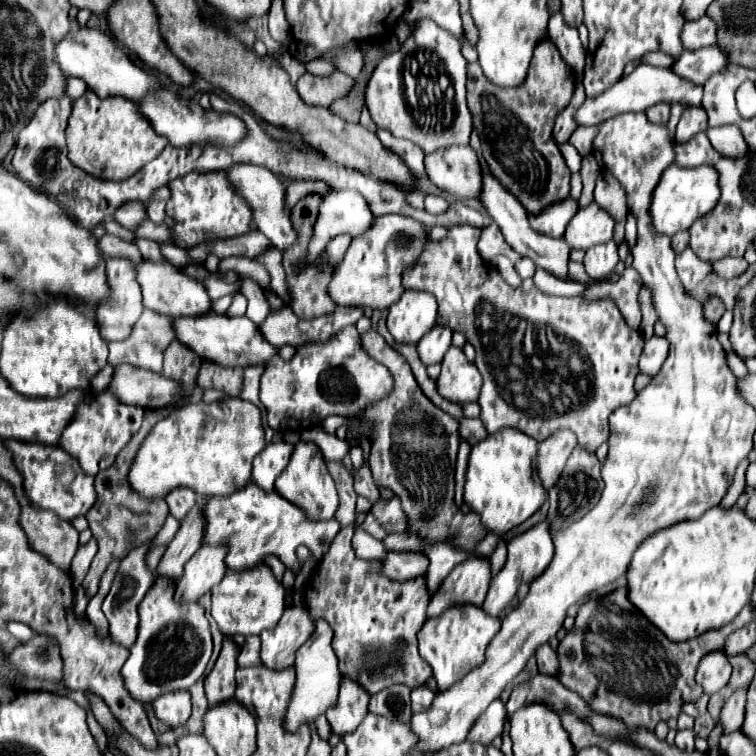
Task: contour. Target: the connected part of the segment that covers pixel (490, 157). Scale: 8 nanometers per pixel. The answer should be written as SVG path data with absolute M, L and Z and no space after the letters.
M540 40L526 82L520 88L500 88L488 82L480 64L468 64L468 110L482 140L482 158L500 184L518 198L528 214L540 214L552 202L562 202L570 192L570 170L552 138L558 112L574 92L574 72L550 40Z

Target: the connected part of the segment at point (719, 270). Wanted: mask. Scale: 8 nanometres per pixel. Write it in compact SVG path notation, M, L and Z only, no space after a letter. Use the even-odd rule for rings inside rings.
M722 258L718 262L712 264L714 272L720 276L720 278L734 278L734 276L740 276L742 272L746 272L748 268L748 262L744 258Z

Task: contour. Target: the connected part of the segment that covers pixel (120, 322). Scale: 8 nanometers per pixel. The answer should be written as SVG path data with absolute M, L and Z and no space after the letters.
M112 258L112 260L108 260L108 264L106 264L106 278L108 278L110 294L96 310L96 324L100 328L100 336L106 342L122 342L122 340L126 340L130 336L132 326L136 324L136 320L140 318L140 314L144 310L144 306L142 306L142 292L140 292L140 286L136 282L136 272L134 272L132 260L126 260L126 258Z

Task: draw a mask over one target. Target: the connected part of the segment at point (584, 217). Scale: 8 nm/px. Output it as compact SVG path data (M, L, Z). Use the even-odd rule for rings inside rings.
M596 202L576 212L576 216L570 220L564 240L570 248L588 250L590 246L604 244L612 240L614 236L614 218Z

